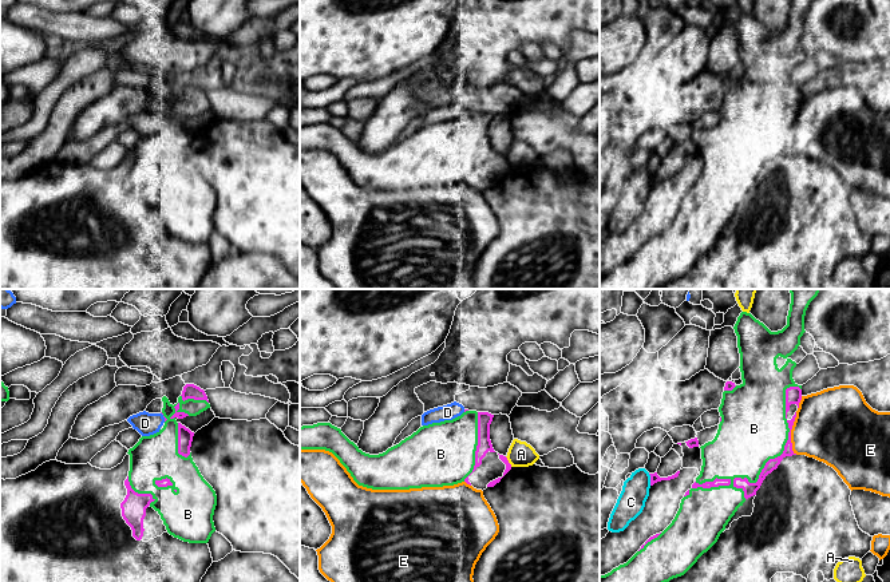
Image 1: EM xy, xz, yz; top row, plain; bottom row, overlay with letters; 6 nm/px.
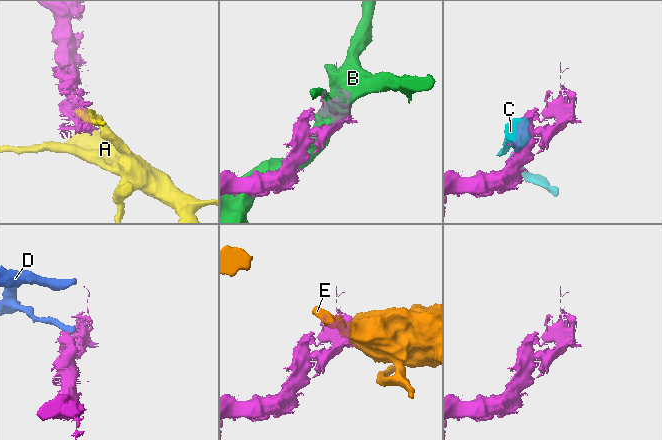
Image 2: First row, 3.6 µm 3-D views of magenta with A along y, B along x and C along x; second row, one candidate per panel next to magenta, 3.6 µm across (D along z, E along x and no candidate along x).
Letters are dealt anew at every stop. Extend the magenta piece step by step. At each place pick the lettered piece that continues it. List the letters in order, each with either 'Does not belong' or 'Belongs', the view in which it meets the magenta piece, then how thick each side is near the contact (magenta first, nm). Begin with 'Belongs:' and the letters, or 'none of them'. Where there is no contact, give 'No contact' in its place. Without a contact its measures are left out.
Belongs: none of them
A: Does not belong. Touches magenta in xz. Thickness 40 nm (magenta) against 150 nm
B: Does not belong. Touches magenta in yz. Thickness 80 nm (magenta) against 400 nm
C: Does not belong. Touches magenta in yz. Thickness 60 nm (magenta) against 160 nm
D: Does not belong. Touches magenta in xy. Thickness 20 nm (magenta) against 140 nm
E: Does not belong. Touches magenta in yz. Thickness 70 nm (magenta) against 440 nm

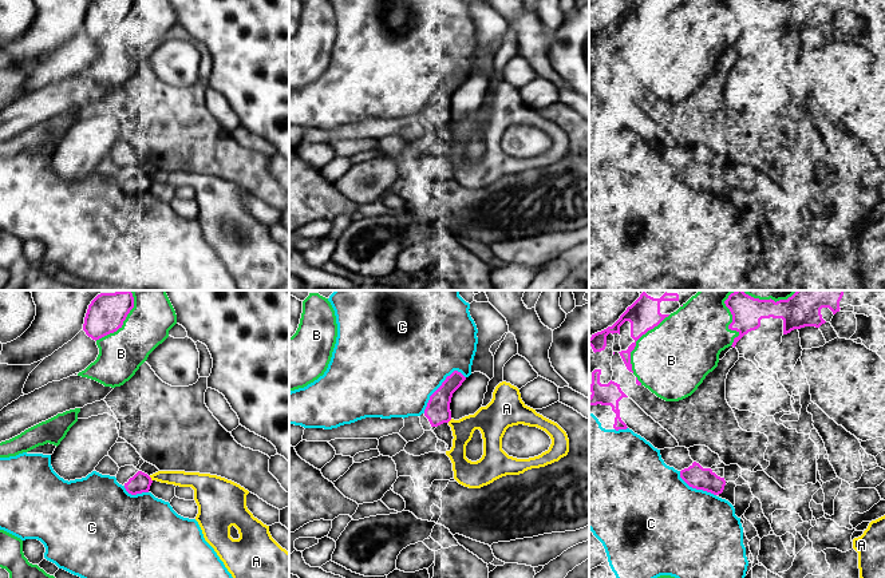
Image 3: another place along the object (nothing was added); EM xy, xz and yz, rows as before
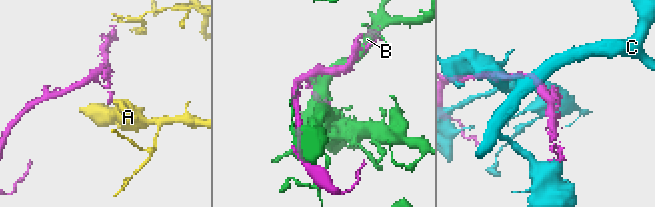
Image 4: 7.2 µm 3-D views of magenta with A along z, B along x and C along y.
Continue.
Belongs: none of them
A: Does not belong. Touches magenta in xy. Thickness 120 nm (magenta) against 100 nm
B: Does not belong. Touches magenta in yz. Thickness 190 nm (magenta) against 360 nm
C: Does not belong. Touches magenta in xz. Thickness 140 nm (magenta) against 500 nm

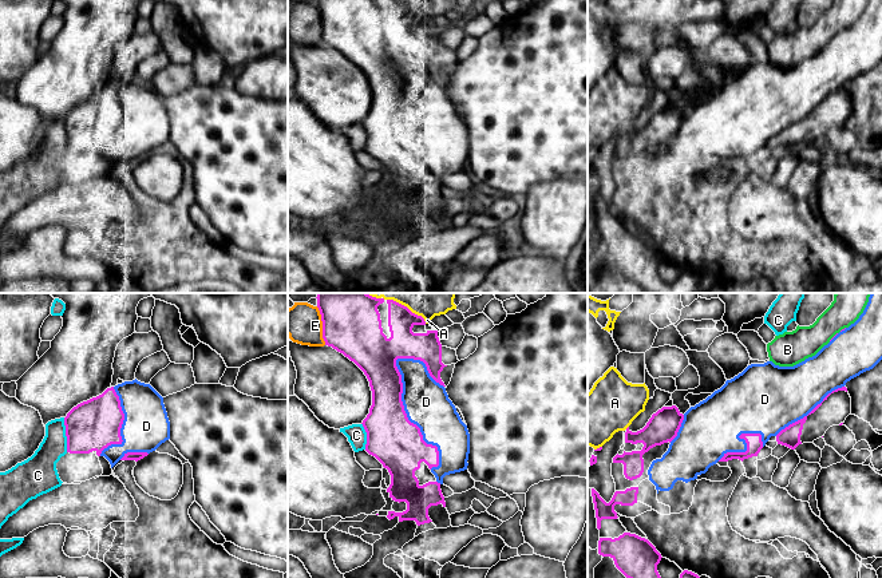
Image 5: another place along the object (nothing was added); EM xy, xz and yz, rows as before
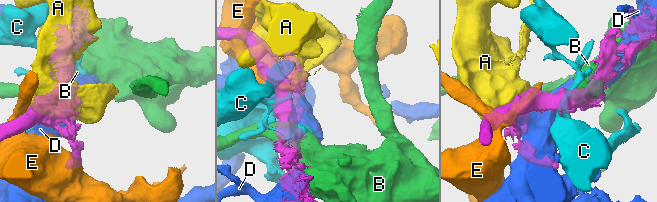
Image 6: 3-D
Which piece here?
Belongs: none of them
A: Does not belong. Touches magenta in xz. Thickness 180 nm (magenta) against 280 nm
B: Does not belong. Touches magenta in yz. Thickness 20 nm (magenta) against 200 nm
C: Does not belong. Touches magenta in xy. Thickness 300 nm (magenta) against 180 nm
D: Does not belong. Touches magenta in xz. Thickness 300 nm (magenta) against 280 nm
E: Does not belong. Touches magenta in xz. Thickness 360 nm (magenta) against 220 nm

